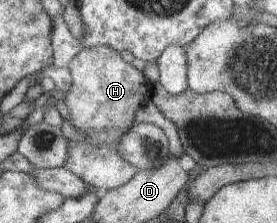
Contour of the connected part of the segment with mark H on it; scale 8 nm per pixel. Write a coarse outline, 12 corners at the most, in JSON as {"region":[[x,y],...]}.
{"region":[[108,46],[67,67],[64,103],[84,136],[65,168],[101,192],[138,171],[119,139],[152,84]]}

